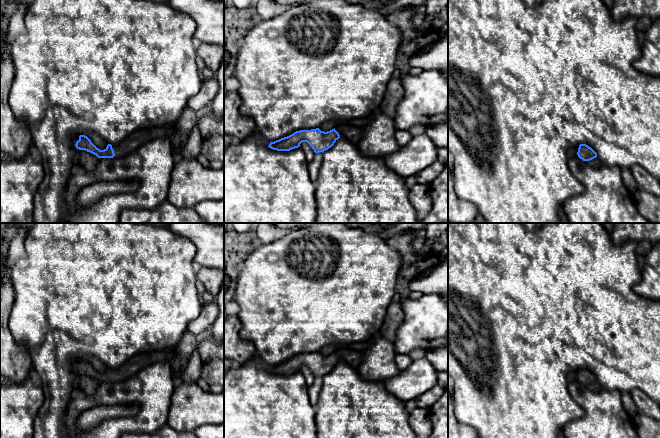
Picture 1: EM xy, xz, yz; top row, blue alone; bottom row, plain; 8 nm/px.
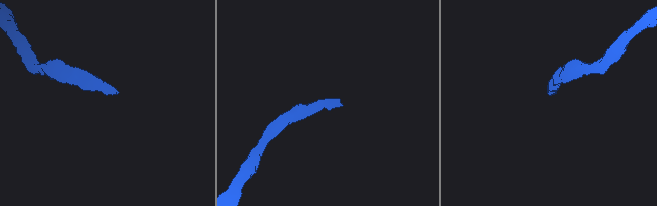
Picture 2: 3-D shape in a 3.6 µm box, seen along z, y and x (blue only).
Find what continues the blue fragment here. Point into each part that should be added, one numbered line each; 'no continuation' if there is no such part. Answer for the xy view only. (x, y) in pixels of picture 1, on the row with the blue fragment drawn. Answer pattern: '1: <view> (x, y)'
1: xy (140, 137)

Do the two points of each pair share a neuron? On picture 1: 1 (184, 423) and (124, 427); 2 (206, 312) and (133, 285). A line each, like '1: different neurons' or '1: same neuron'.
1: different neurons
2: different neurons

